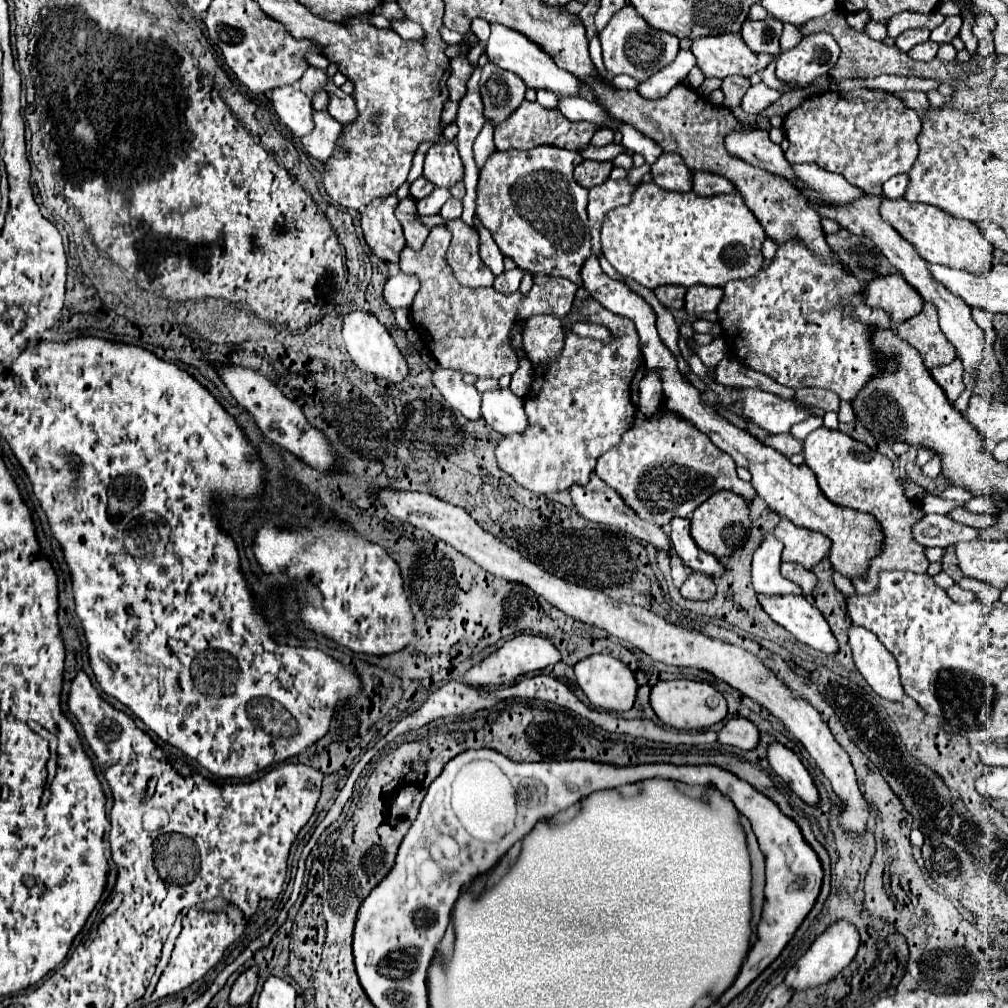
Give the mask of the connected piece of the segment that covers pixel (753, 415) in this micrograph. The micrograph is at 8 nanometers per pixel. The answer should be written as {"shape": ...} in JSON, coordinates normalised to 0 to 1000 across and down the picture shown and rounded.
{"shape":[[[735,384],[735,416],[759,426],[763,432],[783,430],[783,426],[801,416],[803,410],[787,398],[773,396],[749,384]]]}

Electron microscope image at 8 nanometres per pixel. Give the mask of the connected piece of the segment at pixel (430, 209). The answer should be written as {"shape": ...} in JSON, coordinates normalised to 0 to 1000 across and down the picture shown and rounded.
{"shape":[[[434,186],[426,195],[414,199],[414,205],[416,205],[416,213],[434,213],[439,205],[439,201],[447,195],[445,188],[438,188]]]}

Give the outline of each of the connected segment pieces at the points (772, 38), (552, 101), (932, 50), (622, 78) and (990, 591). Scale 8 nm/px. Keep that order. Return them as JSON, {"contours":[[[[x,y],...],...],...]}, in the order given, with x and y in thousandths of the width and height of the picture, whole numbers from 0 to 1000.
{"contours":[[[[759,17],[757,21],[745,21],[741,19],[737,23],[735,35],[741,43],[741,47],[749,53],[763,53],[769,59],[773,57],[773,37],[775,37],[775,29],[777,23],[767,19],[767,17]]],[[[535,88],[533,90],[533,102],[537,102],[543,108],[551,108],[553,106],[553,94],[543,90],[543,88]]],[[[922,39],[922,41],[918,41],[918,43],[908,45],[900,55],[906,57],[906,59],[912,59],[912,61],[924,61],[924,59],[930,55],[930,49],[932,49],[932,45]]],[[[612,74],[612,76],[606,78],[606,82],[610,86],[616,86],[616,88],[632,88],[632,84],[634,84],[634,80],[624,76],[624,74]]],[[[955,572],[955,574],[951,576],[951,580],[953,580],[955,584],[959,584],[959,586],[965,586],[965,588],[969,590],[969,596],[973,596],[973,598],[977,598],[977,600],[983,600],[985,596],[991,596],[991,590],[993,590],[991,584],[981,582],[979,578],[969,576],[969,574],[961,574],[961,572]]]]}

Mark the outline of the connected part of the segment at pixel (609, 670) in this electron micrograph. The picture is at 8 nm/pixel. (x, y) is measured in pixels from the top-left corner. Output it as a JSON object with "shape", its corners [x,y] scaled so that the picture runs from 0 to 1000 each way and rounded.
{"shape":[[[586,650],[570,660],[570,670],[574,682],[578,684],[588,701],[594,701],[598,705],[614,705],[614,707],[624,705],[628,701],[632,691],[632,676],[628,666],[614,654],[606,650]]]}

